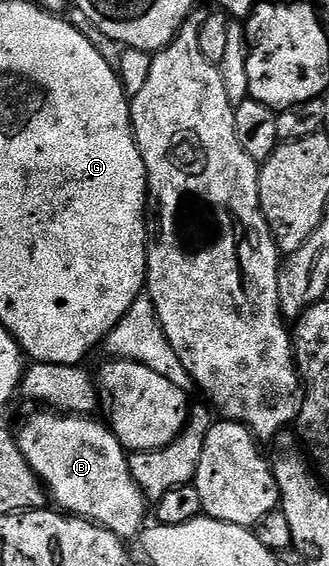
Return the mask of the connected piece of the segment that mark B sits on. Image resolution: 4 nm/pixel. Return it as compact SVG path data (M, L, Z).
M59 411L32 413L20 425L18 440L26 463L44 484L47 496L57 501L65 514L82 517L129 539L145 528L146 498L128 470L126 450L103 420Z

